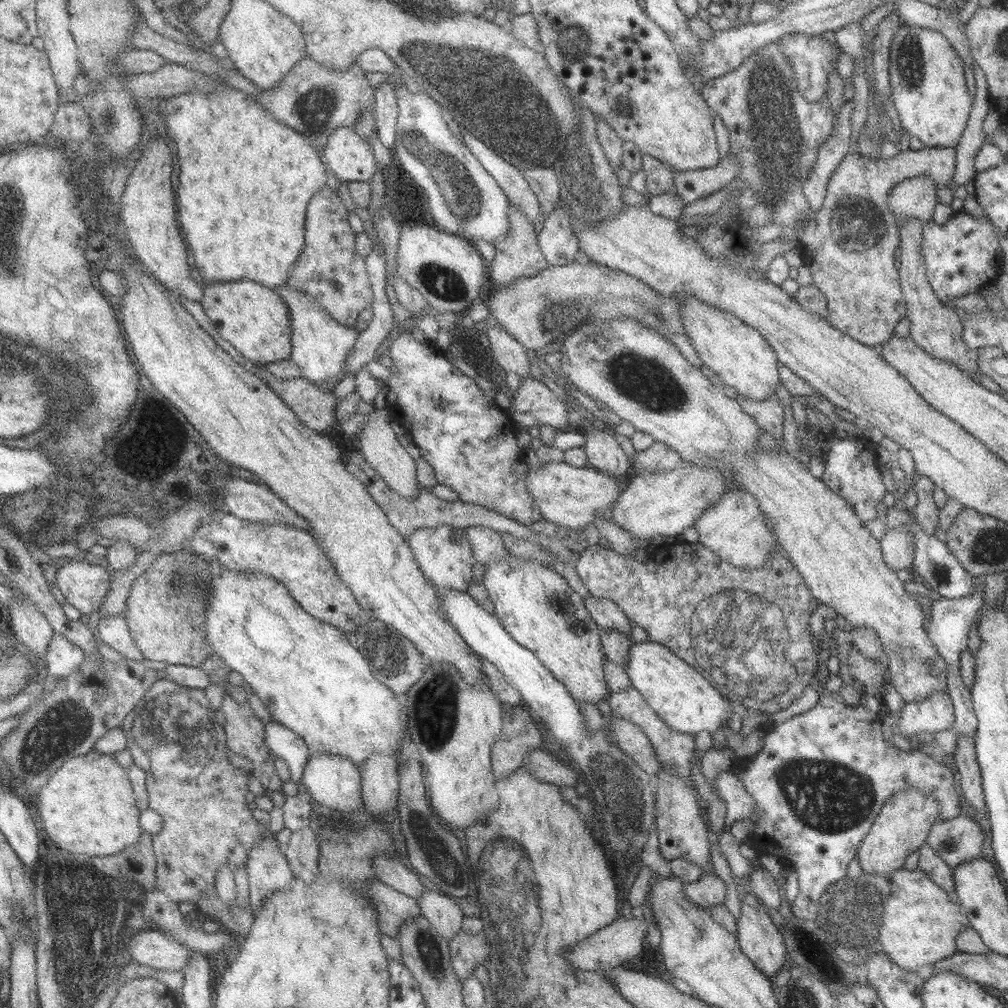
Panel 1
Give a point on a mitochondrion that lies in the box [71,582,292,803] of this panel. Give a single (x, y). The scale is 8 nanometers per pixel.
(184, 732)

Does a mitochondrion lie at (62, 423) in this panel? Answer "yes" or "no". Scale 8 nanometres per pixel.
no

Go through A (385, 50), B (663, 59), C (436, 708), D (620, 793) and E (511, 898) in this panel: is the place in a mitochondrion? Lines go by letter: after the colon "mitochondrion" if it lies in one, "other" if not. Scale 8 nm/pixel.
A: other
B: other
C: mitochondrion
D: mitochondrion
E: mitochondrion

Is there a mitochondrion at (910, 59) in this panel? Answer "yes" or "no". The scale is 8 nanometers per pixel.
yes

